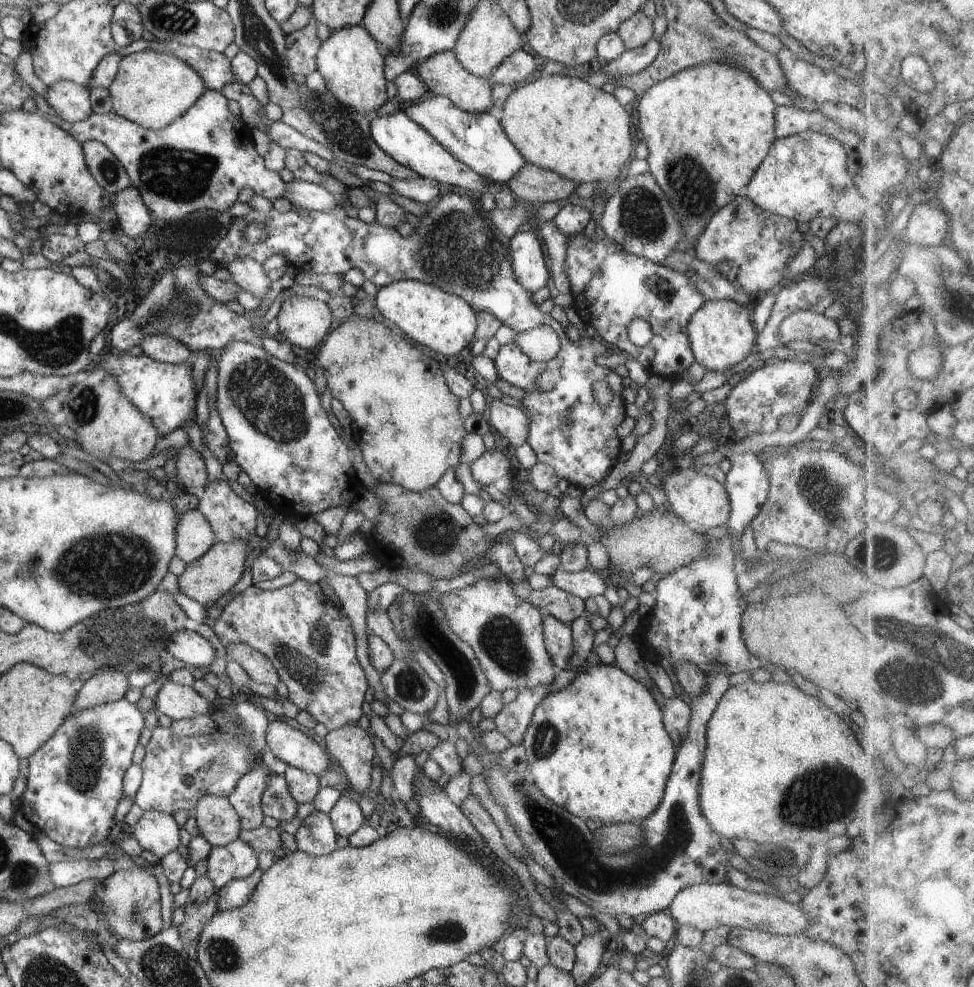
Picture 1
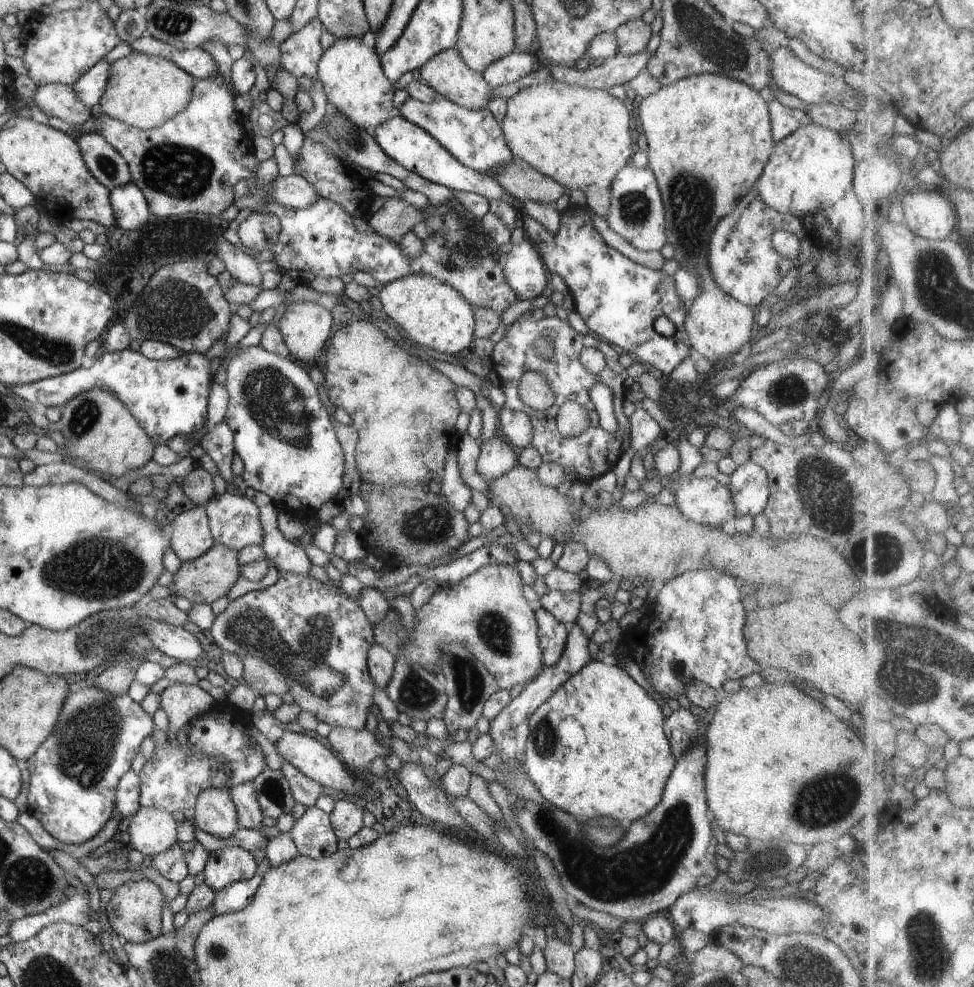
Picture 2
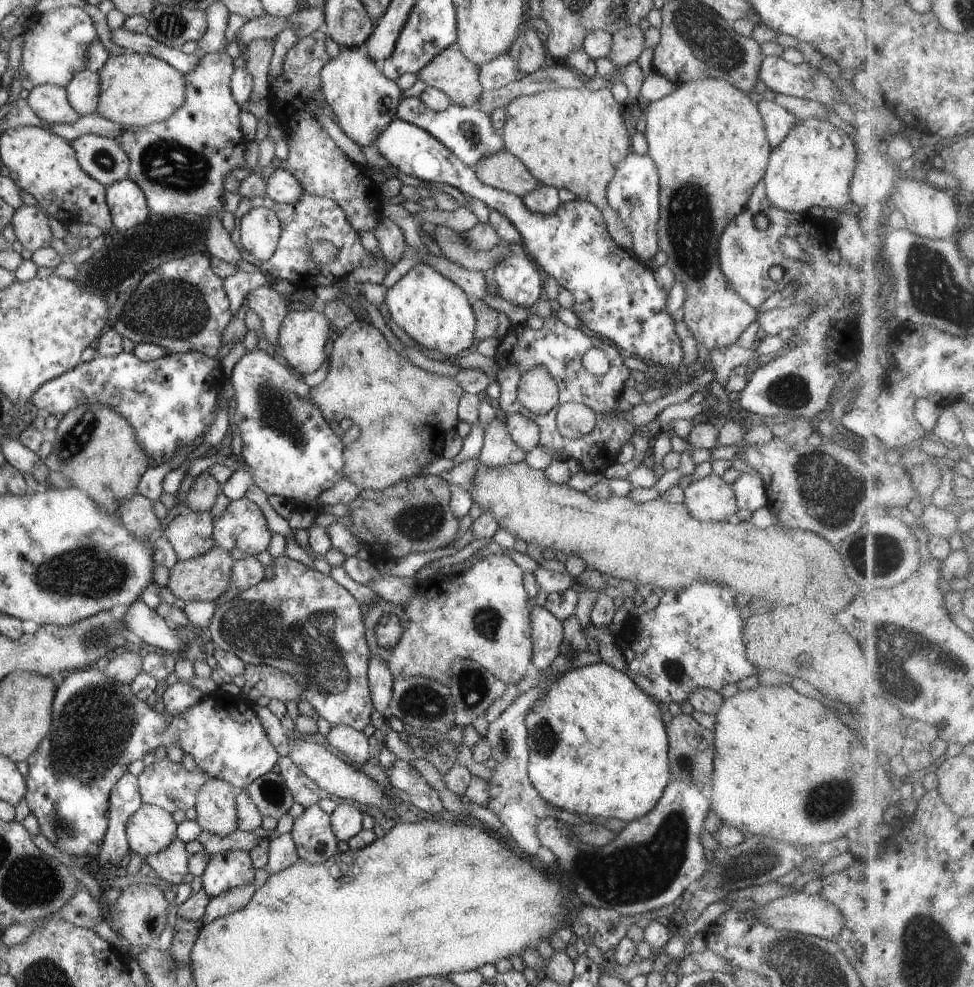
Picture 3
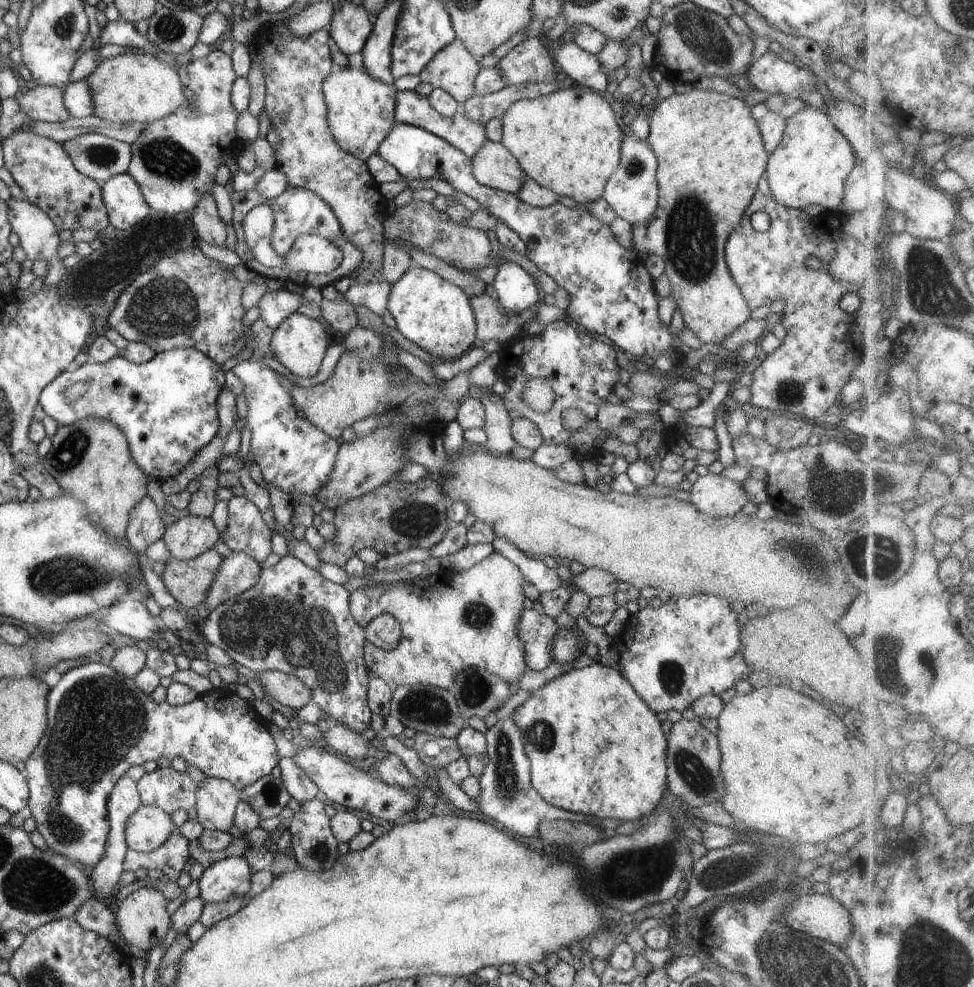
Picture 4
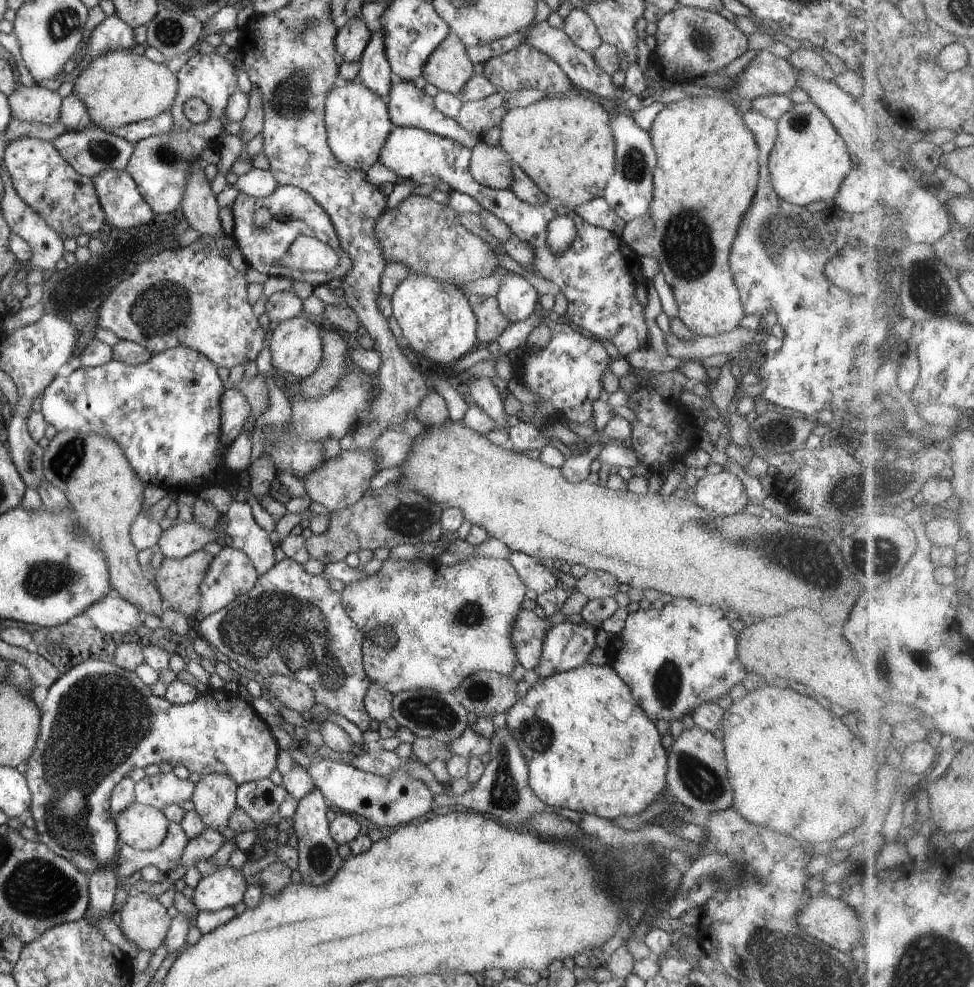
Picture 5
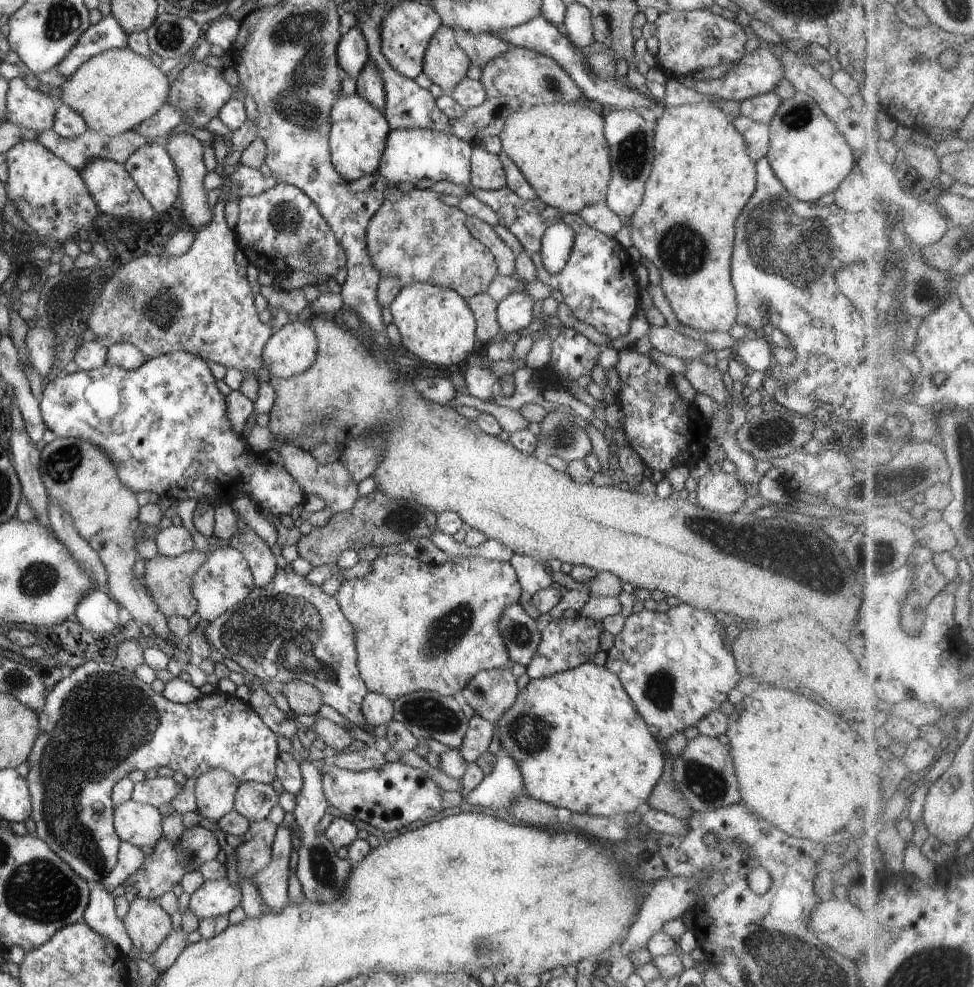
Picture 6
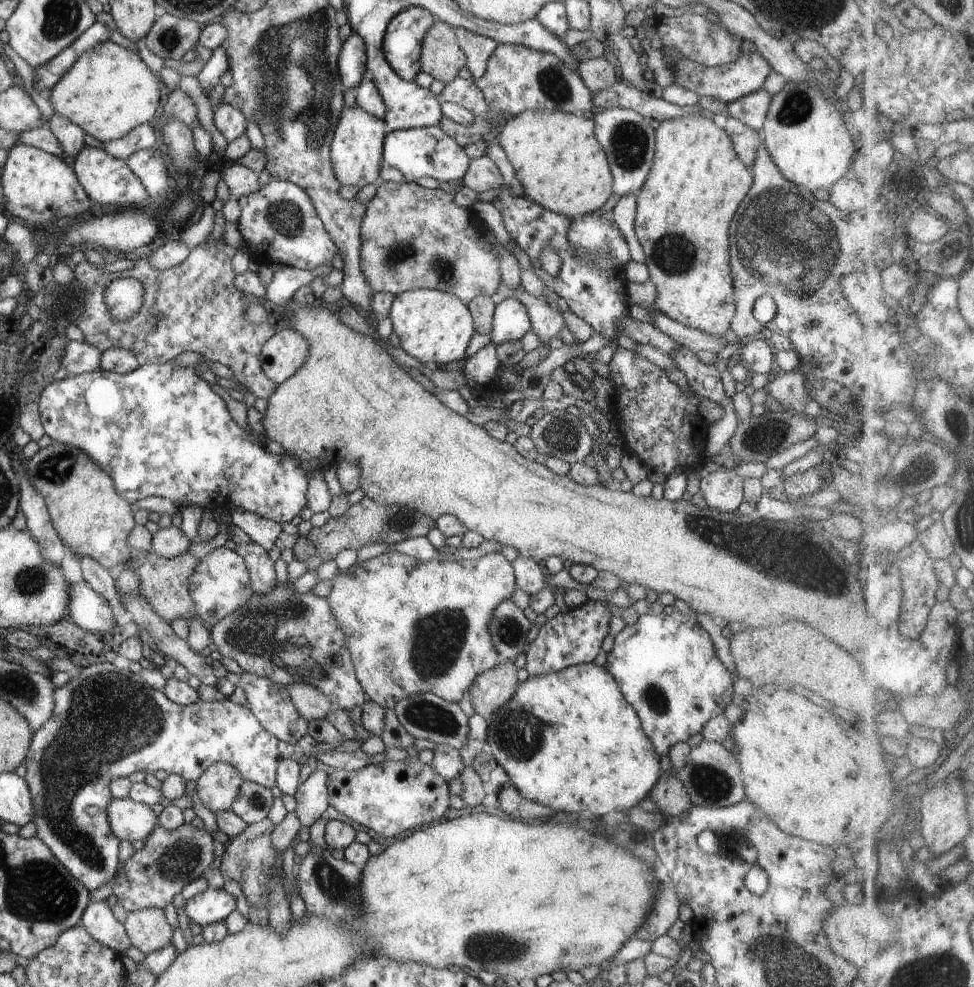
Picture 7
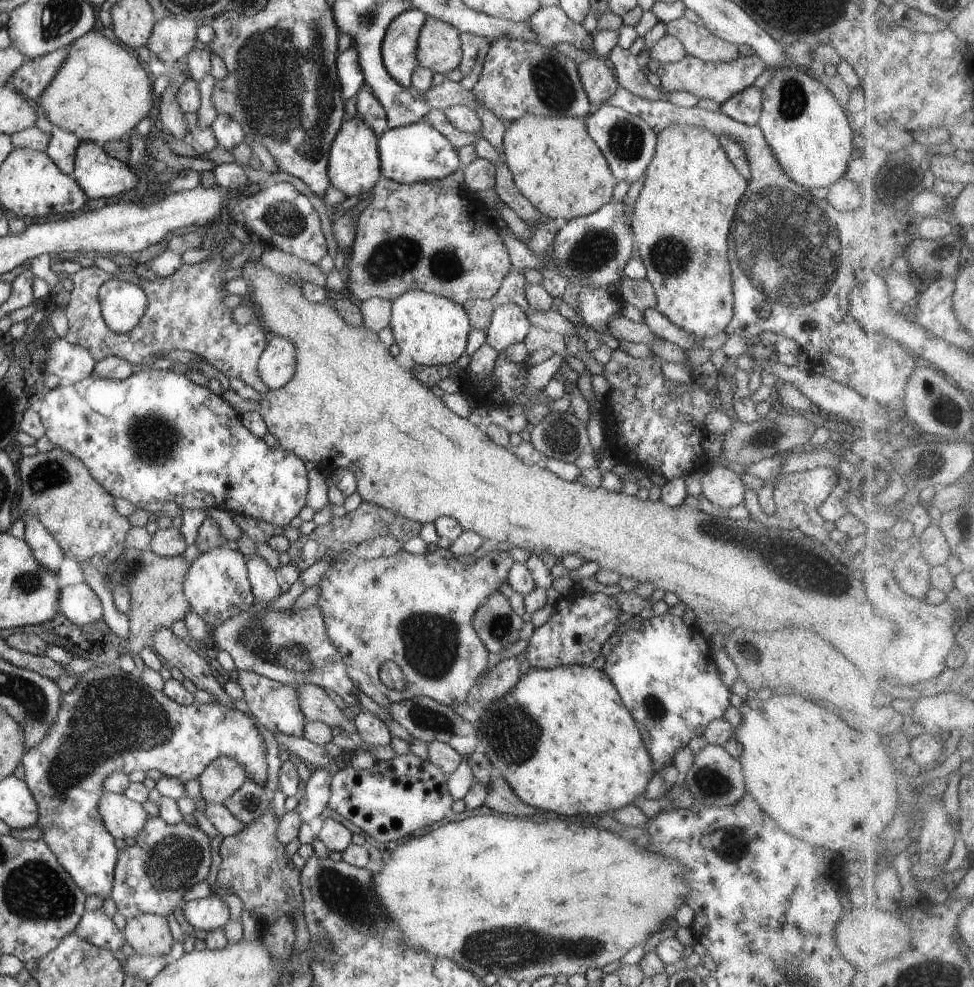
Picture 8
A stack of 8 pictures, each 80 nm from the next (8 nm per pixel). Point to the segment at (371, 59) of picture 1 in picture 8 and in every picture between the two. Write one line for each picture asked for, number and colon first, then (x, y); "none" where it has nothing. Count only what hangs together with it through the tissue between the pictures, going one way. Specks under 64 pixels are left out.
2: (355, 85)
3: (360, 99)
4: (360, 110)
5: (357, 120)
6: (357, 138)
7: (356, 149)
8: (353, 162)

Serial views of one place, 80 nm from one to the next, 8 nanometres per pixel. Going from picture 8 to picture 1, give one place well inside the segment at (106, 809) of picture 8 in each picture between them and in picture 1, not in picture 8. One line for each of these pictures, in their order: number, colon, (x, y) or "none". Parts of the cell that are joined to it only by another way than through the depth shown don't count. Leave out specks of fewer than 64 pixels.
1: (157, 832)
2: (153, 830)
3: (150, 829)
4: (147, 828)
5: (144, 827)
6: (139, 824)
7: (129, 820)

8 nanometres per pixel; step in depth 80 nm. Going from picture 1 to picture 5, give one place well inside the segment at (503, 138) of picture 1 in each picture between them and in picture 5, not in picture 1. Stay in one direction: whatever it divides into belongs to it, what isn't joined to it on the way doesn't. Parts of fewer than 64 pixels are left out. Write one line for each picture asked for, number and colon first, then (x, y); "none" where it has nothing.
2: (473, 136)
3: (467, 131)
4: (411, 108)
5: (409, 106)

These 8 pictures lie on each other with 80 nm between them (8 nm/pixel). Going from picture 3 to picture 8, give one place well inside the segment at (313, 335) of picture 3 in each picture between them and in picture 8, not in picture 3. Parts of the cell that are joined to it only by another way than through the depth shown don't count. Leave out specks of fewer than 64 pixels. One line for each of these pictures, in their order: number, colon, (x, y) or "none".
4: (299, 343)
5: (295, 347)
6: (292, 349)
7: (282, 355)
8: (277, 365)

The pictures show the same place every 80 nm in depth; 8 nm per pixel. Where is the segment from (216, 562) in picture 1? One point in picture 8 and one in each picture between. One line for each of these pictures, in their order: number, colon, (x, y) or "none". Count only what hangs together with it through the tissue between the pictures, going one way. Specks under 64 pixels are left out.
2: (205, 579)
3: (204, 578)
4: (188, 581)
5: (177, 580)
6: (168, 579)
7: (163, 582)
8: (157, 596)

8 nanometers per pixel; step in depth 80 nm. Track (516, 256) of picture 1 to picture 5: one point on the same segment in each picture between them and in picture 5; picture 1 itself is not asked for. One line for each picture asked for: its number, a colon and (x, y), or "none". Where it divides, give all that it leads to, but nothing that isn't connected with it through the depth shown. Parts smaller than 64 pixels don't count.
2: (525, 272)
3: (519, 279)
4: (516, 290)
5: (517, 299)

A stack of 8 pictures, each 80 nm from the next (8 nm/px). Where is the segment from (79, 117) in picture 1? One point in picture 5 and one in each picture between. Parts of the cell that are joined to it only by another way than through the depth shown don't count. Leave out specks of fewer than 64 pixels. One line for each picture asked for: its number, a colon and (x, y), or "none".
2: (57, 100)
3: (47, 102)
4: (44, 103)
5: (35, 104)

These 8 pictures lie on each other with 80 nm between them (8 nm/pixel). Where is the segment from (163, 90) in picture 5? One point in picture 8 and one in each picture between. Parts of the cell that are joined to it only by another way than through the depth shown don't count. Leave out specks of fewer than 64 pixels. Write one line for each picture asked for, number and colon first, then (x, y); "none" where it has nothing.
6: (115, 91)
7: (109, 90)
8: (103, 90)

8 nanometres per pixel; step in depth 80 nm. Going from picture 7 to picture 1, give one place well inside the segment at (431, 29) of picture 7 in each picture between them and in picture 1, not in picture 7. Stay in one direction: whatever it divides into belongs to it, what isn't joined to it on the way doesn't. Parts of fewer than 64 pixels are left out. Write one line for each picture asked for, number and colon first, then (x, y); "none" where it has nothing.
1: (443, 74)
2: (447, 73)
3: (450, 71)
4: (453, 69)
5: (449, 67)
6: (445, 63)

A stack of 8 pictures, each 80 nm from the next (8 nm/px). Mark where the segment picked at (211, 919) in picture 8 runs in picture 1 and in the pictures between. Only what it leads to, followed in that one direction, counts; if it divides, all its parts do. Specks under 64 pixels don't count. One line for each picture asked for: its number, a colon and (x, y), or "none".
1: (235, 860)
2: (226, 865)
3: (231, 869)
4: (229, 877)
5: (225, 888)
6: (214, 898)
7: (212, 906)

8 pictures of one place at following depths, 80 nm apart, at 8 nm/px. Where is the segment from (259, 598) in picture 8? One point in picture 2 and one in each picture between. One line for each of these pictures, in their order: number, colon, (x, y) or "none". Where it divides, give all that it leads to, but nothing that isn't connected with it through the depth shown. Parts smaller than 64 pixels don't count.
2: (234, 521)
3: (243, 525)
4: (246, 531)
5: (242, 532)
6: (262, 563)
7: (261, 570)

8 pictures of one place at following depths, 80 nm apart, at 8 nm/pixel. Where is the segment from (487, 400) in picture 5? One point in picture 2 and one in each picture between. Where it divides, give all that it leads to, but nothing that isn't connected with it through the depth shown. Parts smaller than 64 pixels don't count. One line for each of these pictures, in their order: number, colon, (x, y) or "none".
2: (497, 456)
3: (499, 449)
4: (498, 422)

